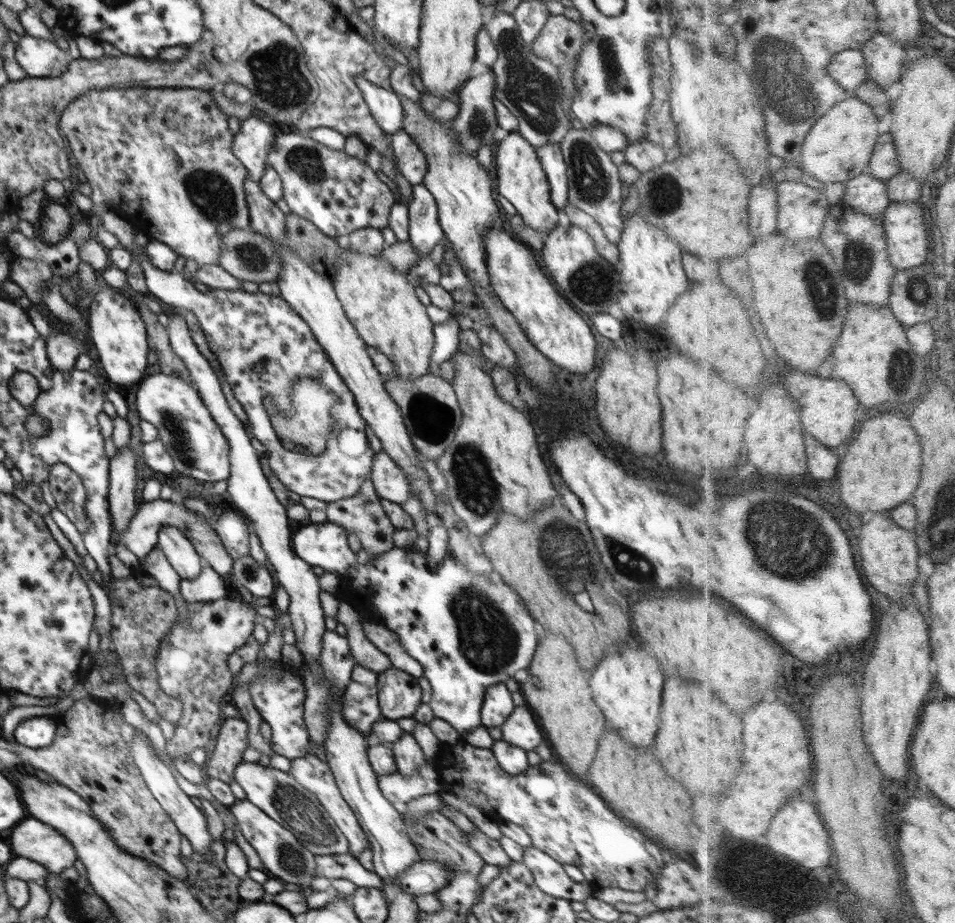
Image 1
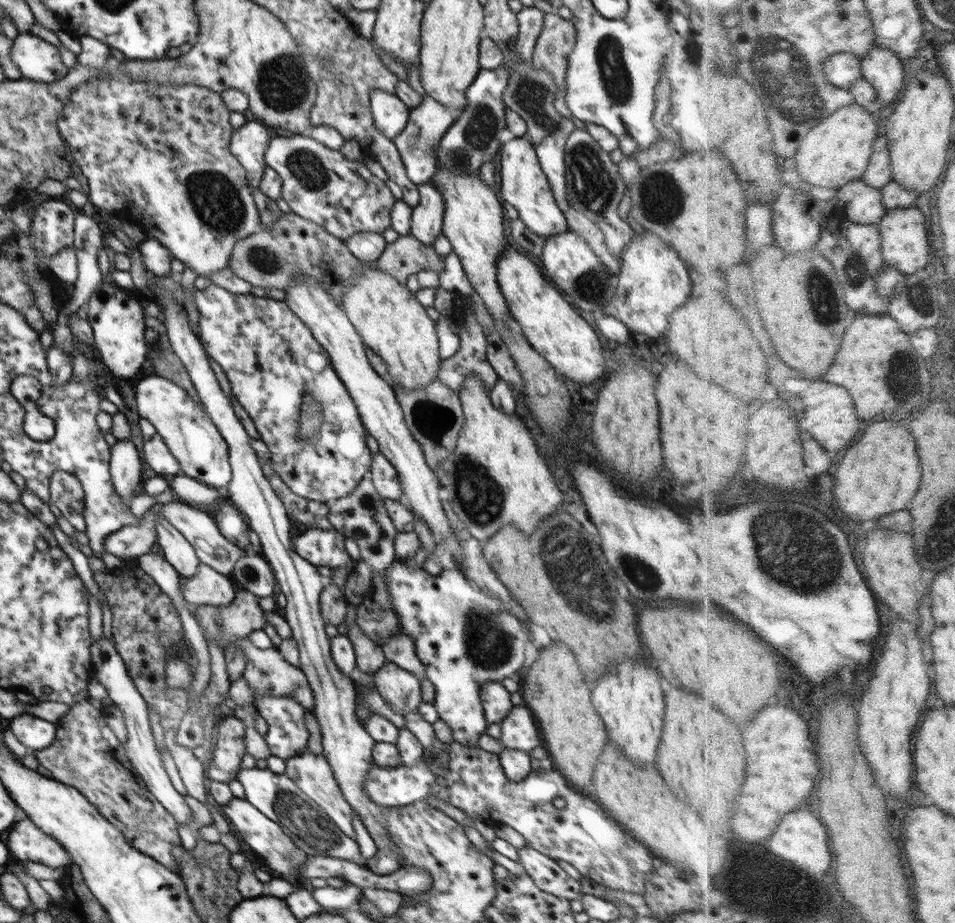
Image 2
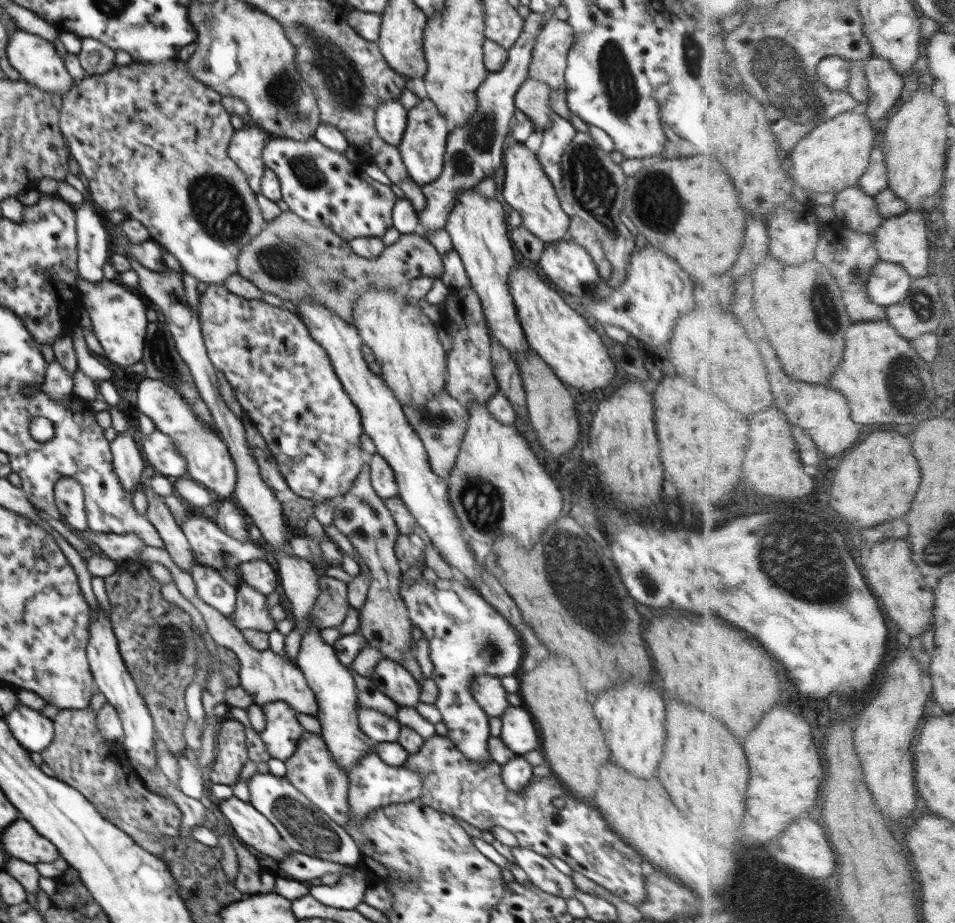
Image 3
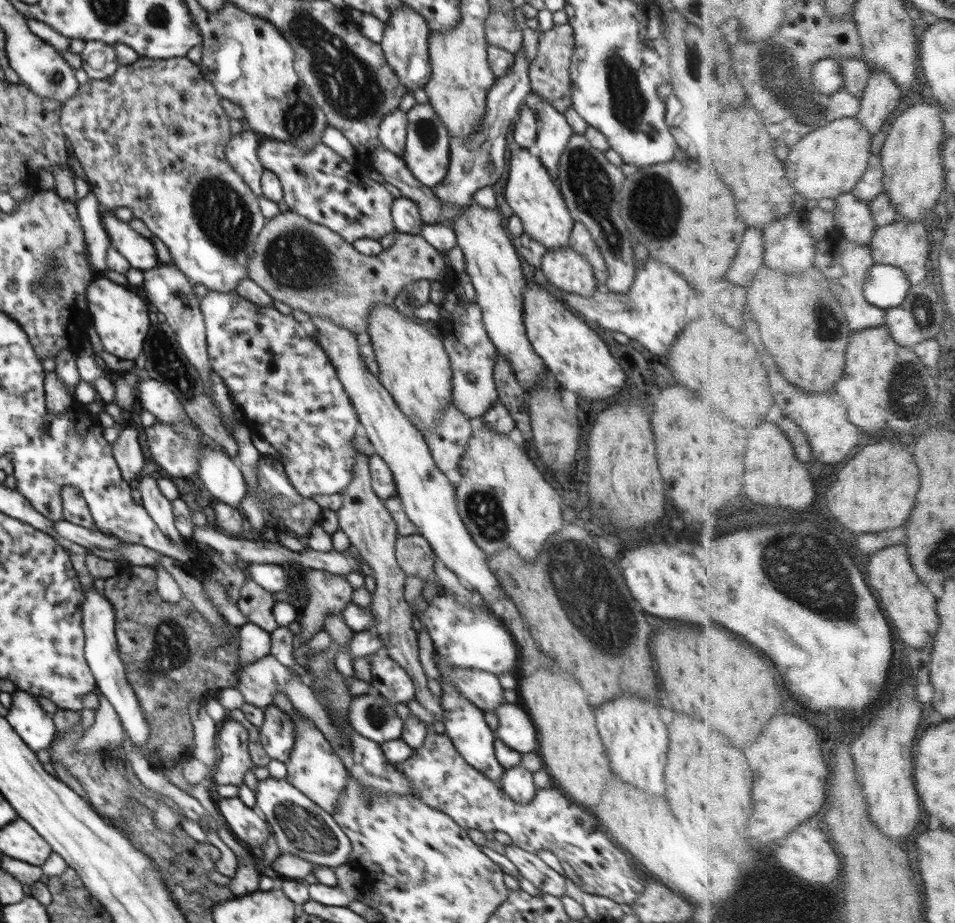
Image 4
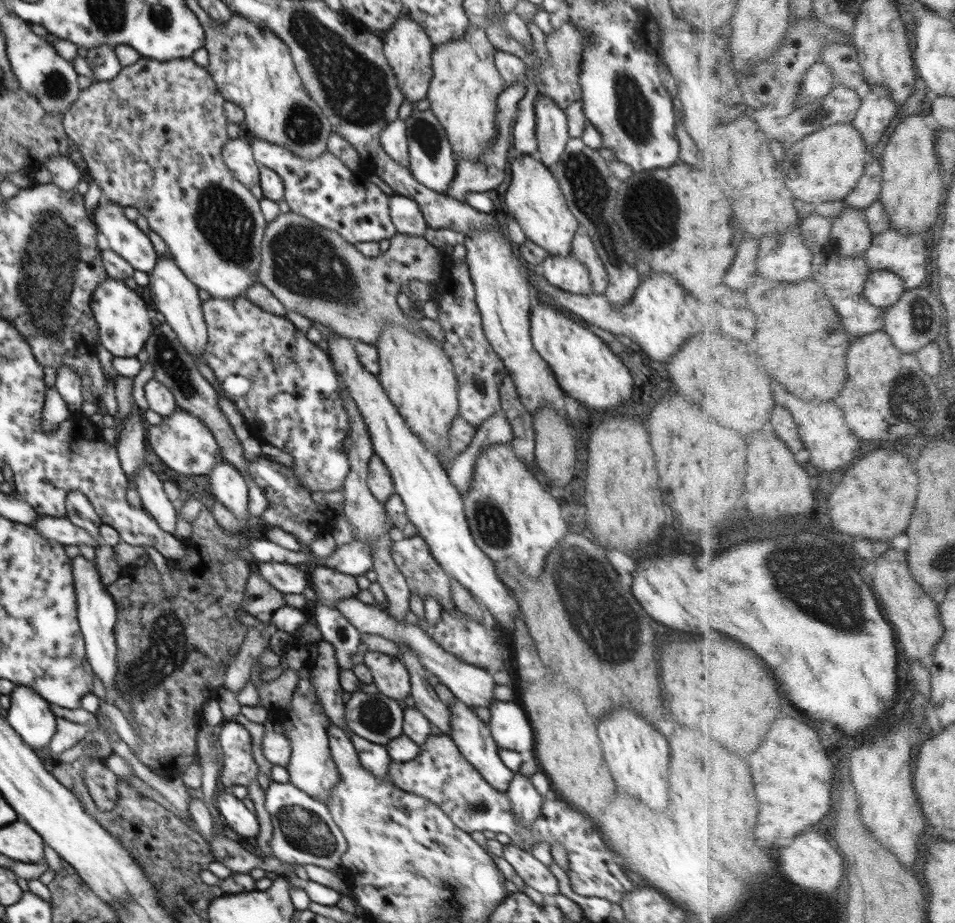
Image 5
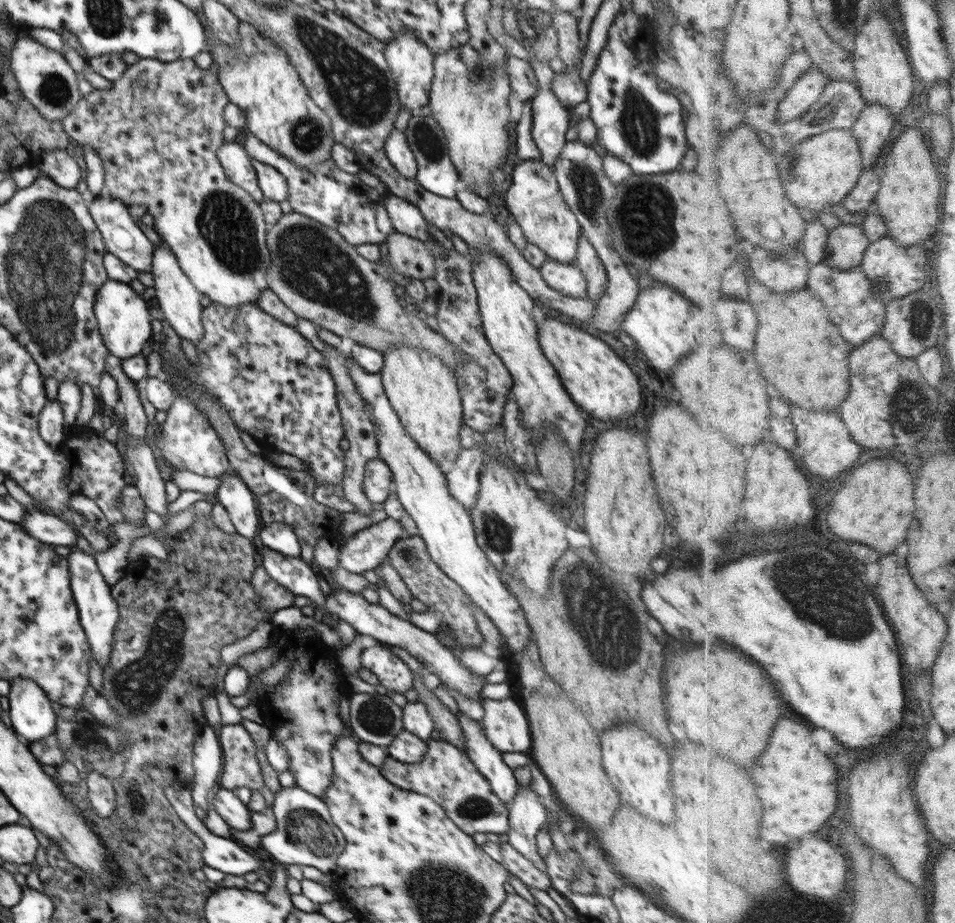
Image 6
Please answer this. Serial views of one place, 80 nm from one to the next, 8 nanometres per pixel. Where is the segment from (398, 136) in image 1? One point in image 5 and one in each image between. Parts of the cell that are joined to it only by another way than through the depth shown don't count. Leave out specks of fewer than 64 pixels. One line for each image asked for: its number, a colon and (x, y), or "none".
2: (417, 144)
3: (422, 147)
4: (427, 151)
5: (432, 163)

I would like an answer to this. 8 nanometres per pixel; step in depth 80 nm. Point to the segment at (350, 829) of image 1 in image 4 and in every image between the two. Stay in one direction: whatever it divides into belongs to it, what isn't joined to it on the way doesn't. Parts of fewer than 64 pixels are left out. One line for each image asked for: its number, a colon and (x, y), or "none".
2: (312, 774)
3: (312, 769)
4: (313, 768)

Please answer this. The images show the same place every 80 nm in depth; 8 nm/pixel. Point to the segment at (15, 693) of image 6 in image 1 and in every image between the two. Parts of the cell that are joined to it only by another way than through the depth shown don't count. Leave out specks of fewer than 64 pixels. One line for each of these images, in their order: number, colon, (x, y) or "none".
1: (37, 732)
2: (36, 733)
3: (34, 731)
4: (36, 727)
5: (29, 715)

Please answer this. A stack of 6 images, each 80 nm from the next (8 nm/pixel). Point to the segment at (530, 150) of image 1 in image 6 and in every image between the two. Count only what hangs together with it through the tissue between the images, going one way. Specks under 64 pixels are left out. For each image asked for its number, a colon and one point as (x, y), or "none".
2: (524, 186)
3: (528, 190)
4: (533, 194)
5: (534, 197)
6: (533, 197)

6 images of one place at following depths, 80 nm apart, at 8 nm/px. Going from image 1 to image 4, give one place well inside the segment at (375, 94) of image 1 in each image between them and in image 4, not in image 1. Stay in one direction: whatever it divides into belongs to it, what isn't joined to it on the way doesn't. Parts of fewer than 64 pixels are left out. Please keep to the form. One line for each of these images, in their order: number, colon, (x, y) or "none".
2: (390, 115)
3: (391, 118)
4: (392, 132)

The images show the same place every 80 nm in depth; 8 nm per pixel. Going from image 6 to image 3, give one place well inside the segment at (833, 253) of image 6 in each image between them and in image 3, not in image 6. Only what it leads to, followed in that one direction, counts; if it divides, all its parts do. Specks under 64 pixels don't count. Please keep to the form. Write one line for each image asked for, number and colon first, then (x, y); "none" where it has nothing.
3: (854, 206)
4: (855, 219)
5: (851, 230)

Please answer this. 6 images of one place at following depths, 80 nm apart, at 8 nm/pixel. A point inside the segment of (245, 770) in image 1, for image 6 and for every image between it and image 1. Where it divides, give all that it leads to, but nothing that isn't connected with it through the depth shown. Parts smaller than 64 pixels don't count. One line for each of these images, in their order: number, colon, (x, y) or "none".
2: (275, 795)
3: (310, 831)
4: (301, 827)
5: (304, 832)
6: (305, 834)

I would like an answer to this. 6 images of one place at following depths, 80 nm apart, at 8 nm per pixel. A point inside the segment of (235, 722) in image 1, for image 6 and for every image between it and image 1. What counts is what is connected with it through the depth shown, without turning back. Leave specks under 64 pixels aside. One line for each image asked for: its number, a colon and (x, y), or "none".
2: (230, 745)
3: (232, 753)
4: (233, 739)
5: (239, 768)
6: (241, 767)

